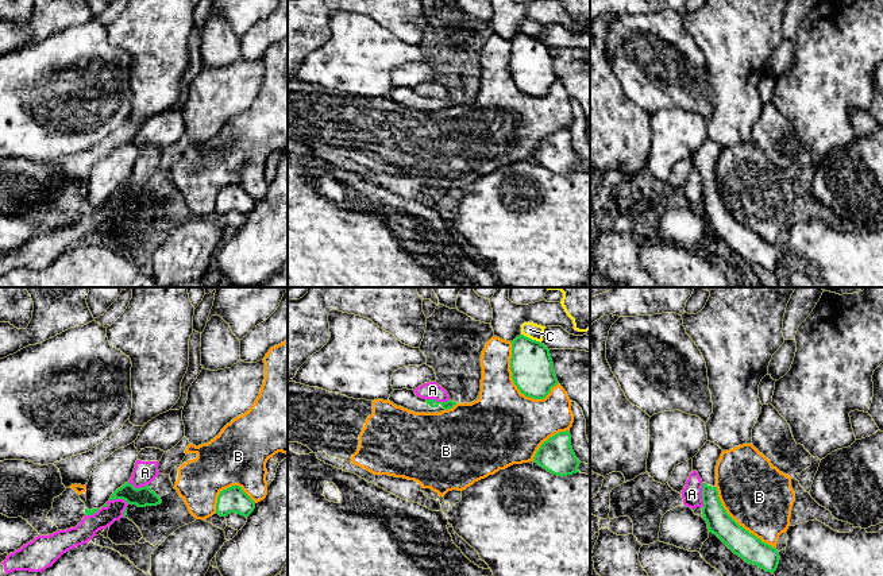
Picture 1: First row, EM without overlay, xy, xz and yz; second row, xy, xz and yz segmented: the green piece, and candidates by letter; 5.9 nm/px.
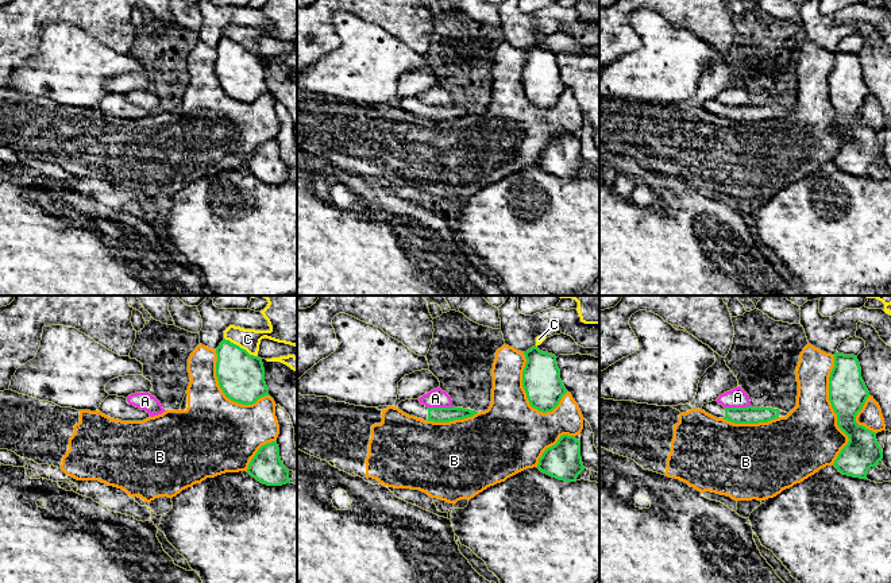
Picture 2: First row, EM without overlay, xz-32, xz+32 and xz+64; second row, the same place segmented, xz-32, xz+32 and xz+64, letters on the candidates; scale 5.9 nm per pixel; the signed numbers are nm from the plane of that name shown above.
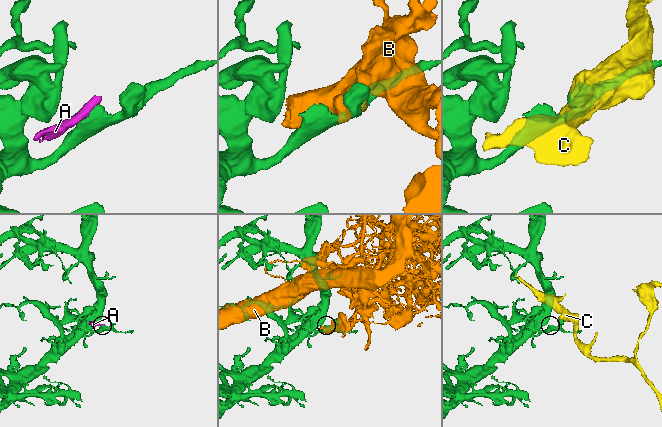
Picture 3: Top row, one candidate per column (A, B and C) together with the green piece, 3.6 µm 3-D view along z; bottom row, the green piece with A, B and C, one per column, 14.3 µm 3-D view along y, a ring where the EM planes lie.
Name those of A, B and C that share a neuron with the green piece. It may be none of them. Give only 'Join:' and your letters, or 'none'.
Join: none

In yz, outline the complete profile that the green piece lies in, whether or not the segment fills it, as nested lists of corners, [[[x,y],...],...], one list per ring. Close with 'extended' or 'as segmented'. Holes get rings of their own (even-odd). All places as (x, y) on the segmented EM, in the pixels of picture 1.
[[[706,441],[693,457],[693,471],[702,480],[702,515],[709,533],[716,534],[734,554],[745,563],[757,565],[766,572],[774,573],[779,564],[776,548],[740,526],[724,509],[716,487],[716,465],[722,449],[714,442]]]; extended

